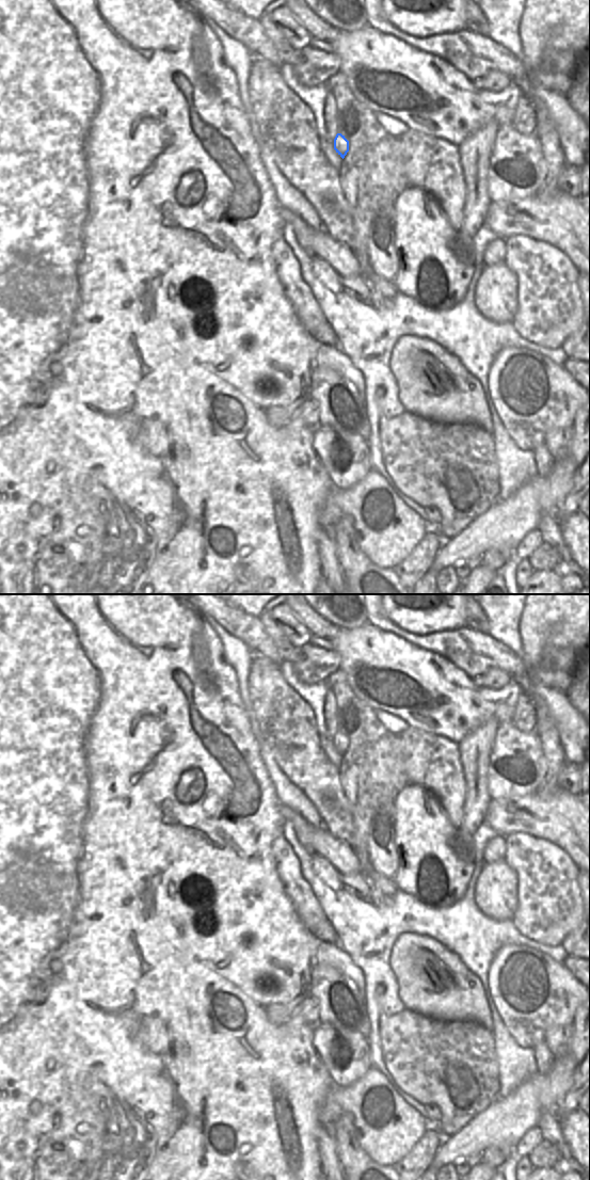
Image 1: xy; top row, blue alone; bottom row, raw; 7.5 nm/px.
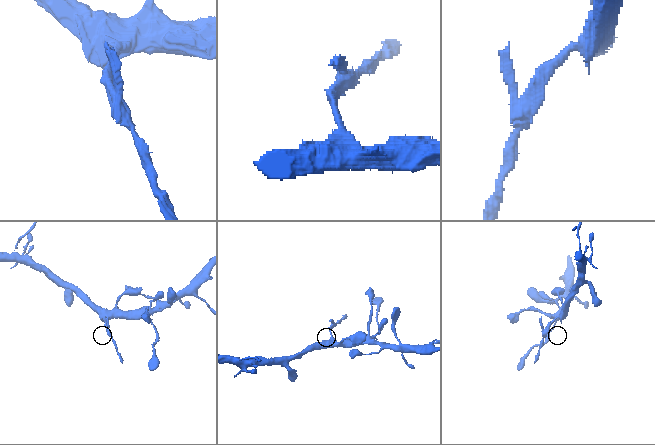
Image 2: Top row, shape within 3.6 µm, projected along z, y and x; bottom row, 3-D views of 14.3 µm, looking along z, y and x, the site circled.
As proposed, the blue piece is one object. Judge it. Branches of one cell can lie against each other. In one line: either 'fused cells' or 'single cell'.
fused cells

